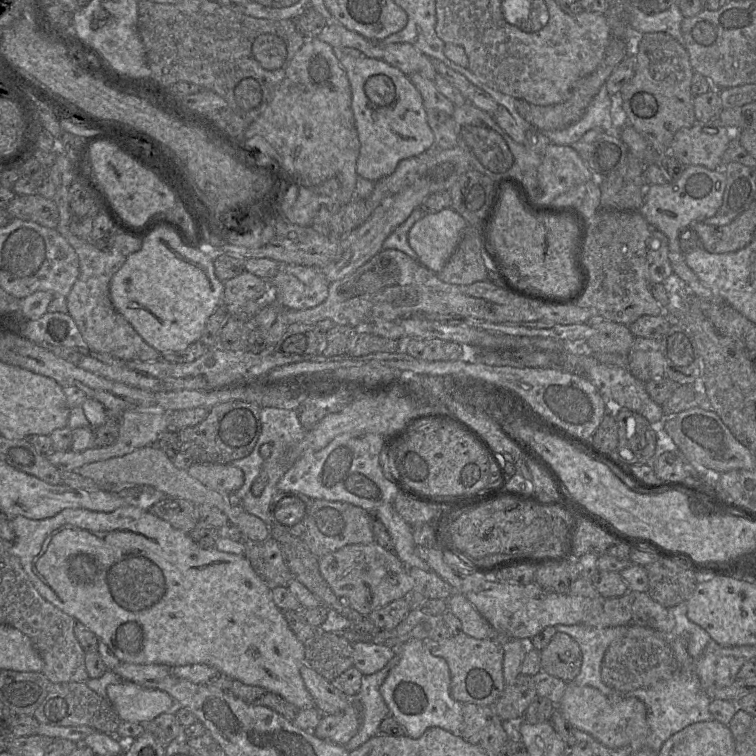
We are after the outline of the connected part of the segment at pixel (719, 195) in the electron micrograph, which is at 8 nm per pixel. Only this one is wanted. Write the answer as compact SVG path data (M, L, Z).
M700 165L687 166L682 175L668 184L647 185L642 214L648 224L668 239L676 240L685 227L712 217L722 204L726 185L722 169L710 170Z

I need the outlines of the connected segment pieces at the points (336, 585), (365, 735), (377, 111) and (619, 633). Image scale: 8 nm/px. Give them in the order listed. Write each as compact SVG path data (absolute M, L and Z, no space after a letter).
M376 542L346 545L318 557L318 562L319 572L333 593L362 616L368 616L394 600L406 598L413 590L413 581L407 573L407 567L392 550Z
M396 653L381 670L362 676L361 688L354 697L361 709L361 723L357 733L345 746L347 751L357 749L380 733L379 727L382 720L390 715L390 711L381 696L380 686L398 662L399 655Z
M339 56L339 60L350 83L351 108L360 141L360 153L356 162L358 176L376 182L392 174L402 160L419 156L435 145L422 96L409 76L382 59Z
M556 625L556 631L571 636L579 645L582 664L579 674L572 681L578 686L591 686L598 689L608 699L620 698L625 694L617 694L601 679L601 665L605 652L612 641L625 636L628 625L597 628L594 626Z

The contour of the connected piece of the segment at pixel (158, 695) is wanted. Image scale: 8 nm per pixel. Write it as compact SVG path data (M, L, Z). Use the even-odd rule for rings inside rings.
M128 681L109 685L107 696L122 722L146 725L177 707L175 700L166 692Z

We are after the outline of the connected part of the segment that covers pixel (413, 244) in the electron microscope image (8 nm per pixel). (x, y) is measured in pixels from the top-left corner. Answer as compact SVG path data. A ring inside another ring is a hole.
M452 208L425 214L408 233L408 242L420 264L438 273L447 264L468 227L467 221Z

